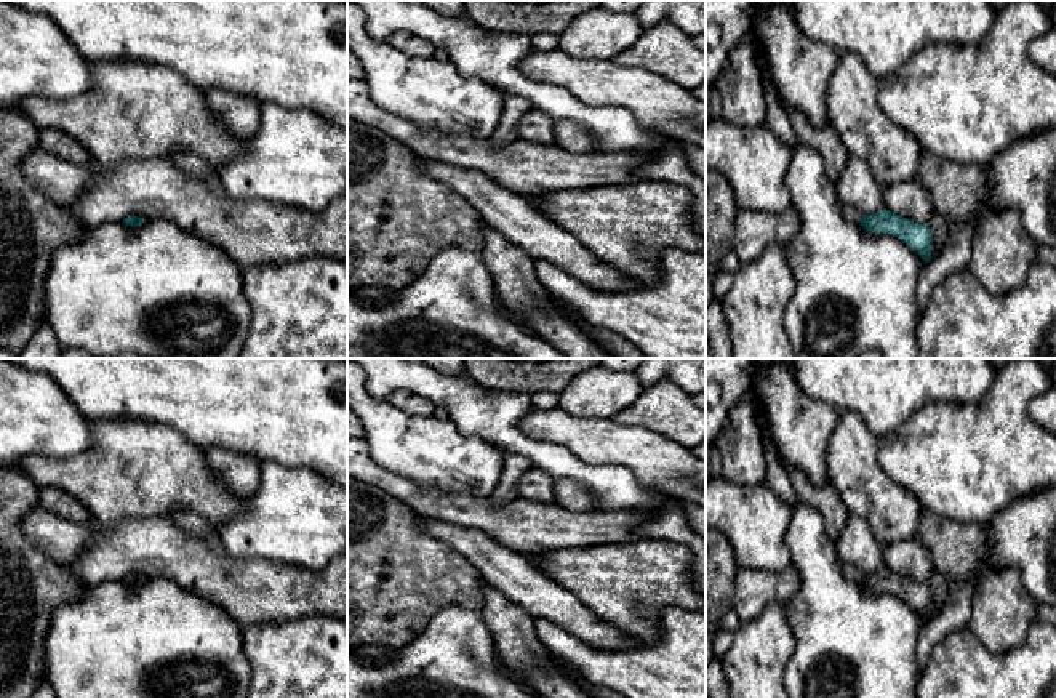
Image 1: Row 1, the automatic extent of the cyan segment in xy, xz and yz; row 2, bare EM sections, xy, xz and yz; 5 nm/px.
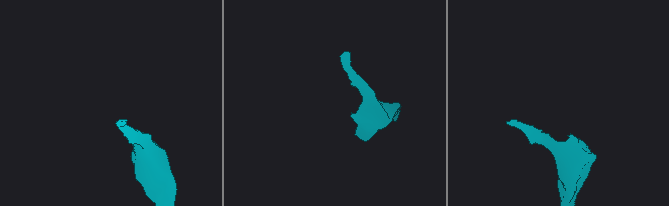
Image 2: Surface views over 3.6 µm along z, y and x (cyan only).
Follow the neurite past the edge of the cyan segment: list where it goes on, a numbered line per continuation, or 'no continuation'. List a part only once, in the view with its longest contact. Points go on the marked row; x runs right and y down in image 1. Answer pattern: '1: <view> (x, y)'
1: yz (850, 213)

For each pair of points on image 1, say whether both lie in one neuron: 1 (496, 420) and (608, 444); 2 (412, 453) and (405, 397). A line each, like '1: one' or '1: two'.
1: two
2: two

